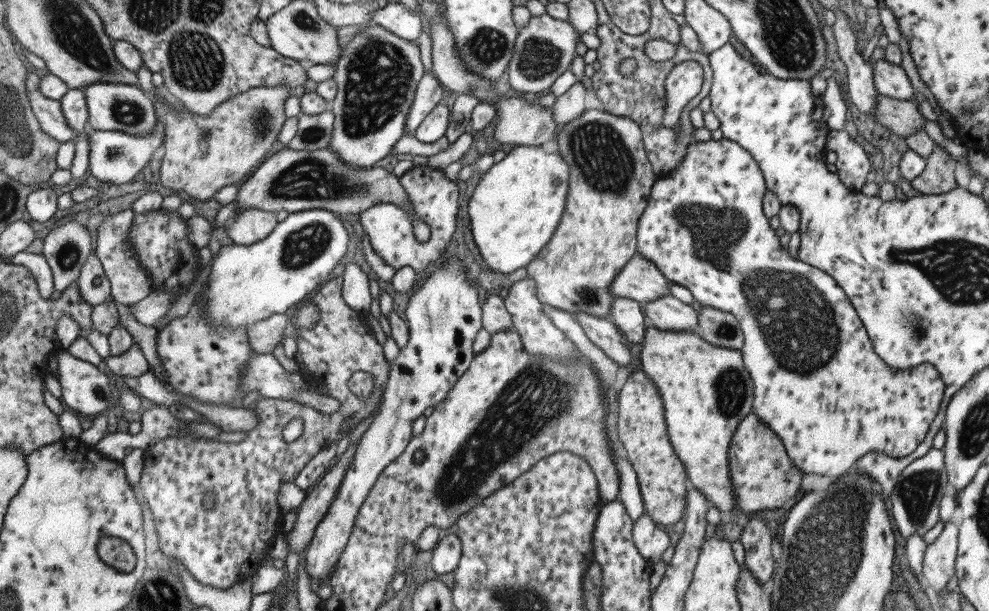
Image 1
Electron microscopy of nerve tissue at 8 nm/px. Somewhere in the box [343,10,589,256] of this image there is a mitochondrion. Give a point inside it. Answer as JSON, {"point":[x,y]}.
{"point":[541,57]}

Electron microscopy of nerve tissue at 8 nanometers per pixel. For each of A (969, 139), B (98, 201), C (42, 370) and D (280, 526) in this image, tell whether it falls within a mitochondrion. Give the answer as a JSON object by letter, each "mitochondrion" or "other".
{"A":"other","B":"other","C":"other","D":"other"}

